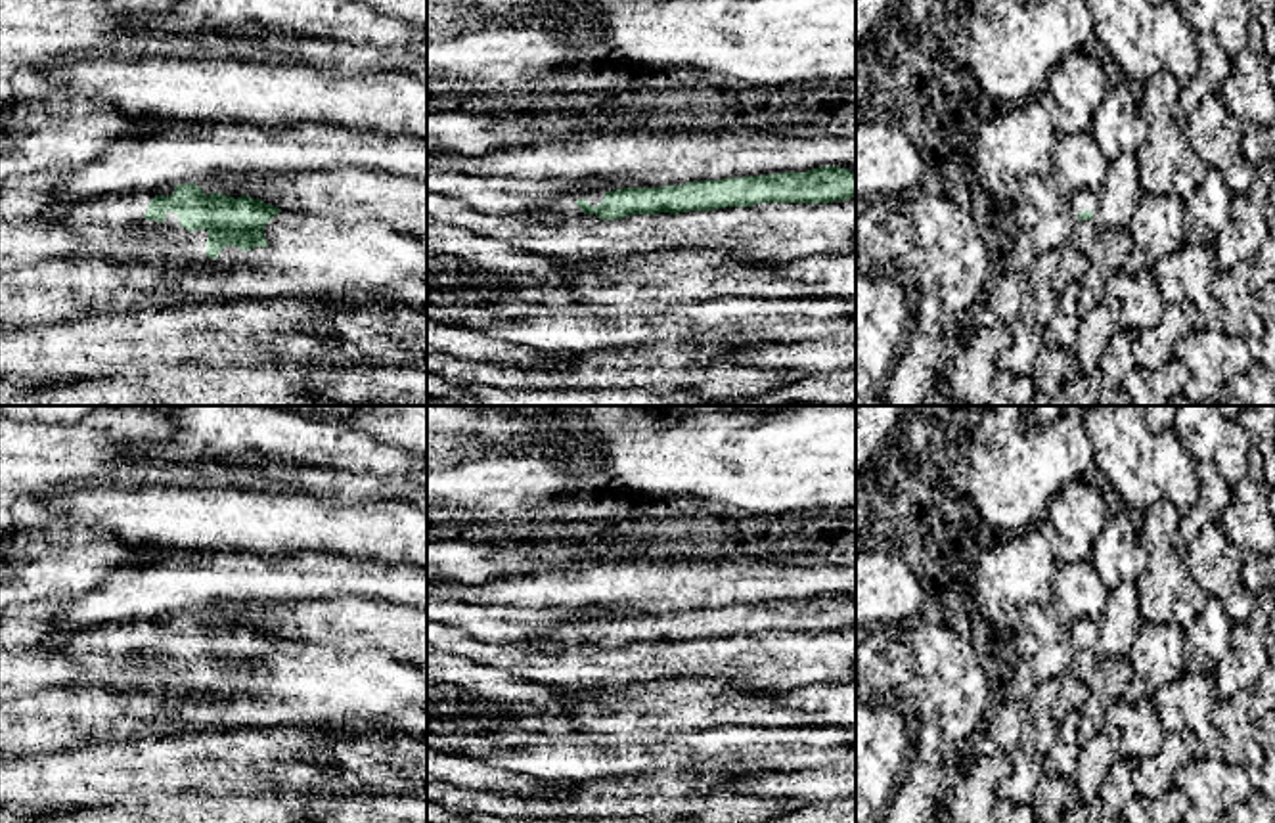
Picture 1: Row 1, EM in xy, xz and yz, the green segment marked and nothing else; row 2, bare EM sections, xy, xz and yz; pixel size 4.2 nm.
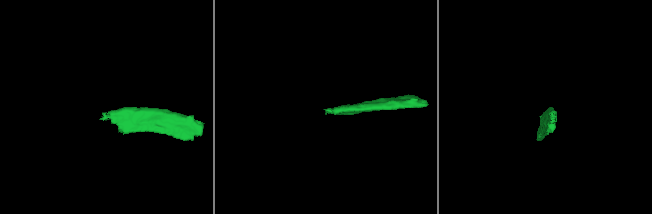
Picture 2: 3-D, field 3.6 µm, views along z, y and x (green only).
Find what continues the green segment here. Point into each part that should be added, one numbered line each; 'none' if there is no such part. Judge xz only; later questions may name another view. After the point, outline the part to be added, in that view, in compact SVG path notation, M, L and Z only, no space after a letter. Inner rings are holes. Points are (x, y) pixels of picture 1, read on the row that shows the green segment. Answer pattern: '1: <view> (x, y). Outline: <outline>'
1: xz (565, 205). Outline: M588 191L582 195L563 195L549 201L536 201L530 209L536 214L536 220L542 222L546 214L561 214L565 218L578 218L578 216L595 216L586 214L576 201L586 199L592 207L597 207L605 199L605 191Z

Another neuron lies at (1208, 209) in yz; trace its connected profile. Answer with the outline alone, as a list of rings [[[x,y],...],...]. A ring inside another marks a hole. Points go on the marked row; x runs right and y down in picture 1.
[[[1208,167],[1198,188],[1183,201],[1183,237],[1187,245],[1212,245],[1218,234],[1231,220],[1235,193],[1225,184],[1223,174]]]

